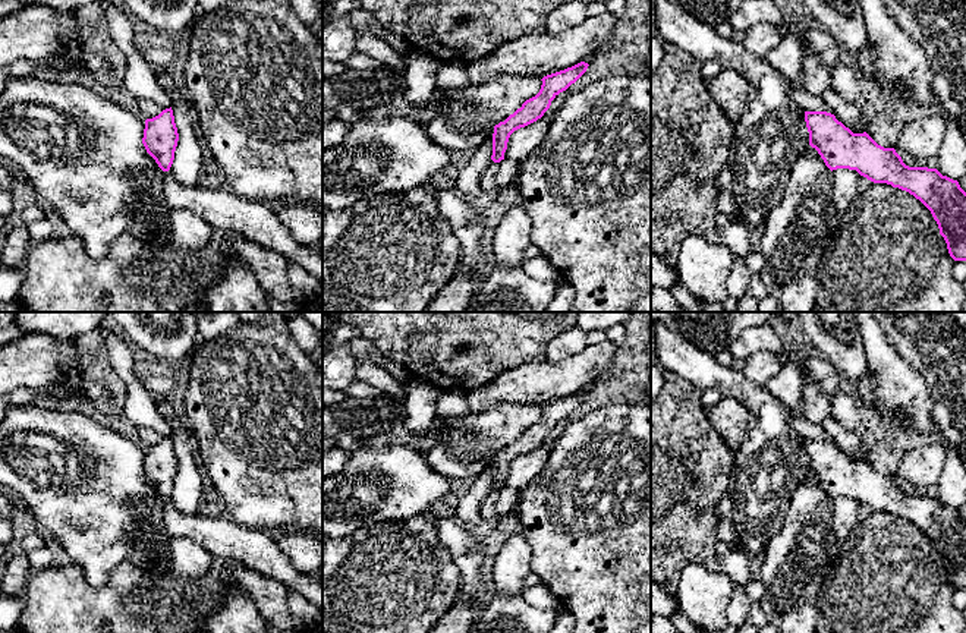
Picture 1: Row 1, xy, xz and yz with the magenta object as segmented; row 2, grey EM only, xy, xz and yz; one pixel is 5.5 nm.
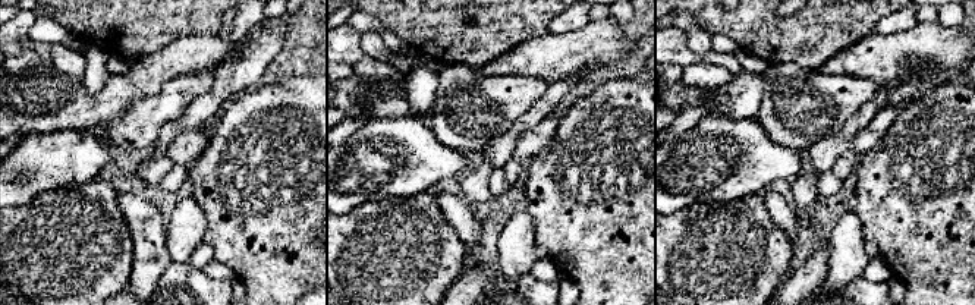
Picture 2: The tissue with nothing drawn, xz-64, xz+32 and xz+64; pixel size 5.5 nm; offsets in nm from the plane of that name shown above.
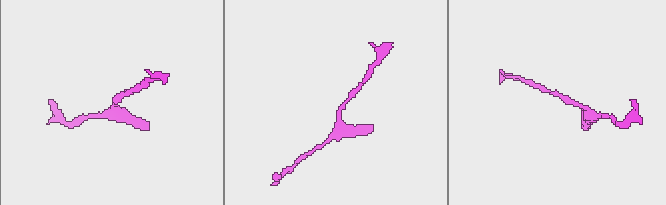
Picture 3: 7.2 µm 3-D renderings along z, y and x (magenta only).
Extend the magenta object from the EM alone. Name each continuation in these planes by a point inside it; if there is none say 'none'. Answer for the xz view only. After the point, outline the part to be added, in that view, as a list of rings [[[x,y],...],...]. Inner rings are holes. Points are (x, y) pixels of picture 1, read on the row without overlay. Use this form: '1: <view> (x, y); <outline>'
none

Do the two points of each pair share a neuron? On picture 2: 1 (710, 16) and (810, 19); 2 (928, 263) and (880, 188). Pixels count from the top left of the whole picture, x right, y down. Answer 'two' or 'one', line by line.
1: one
2: one

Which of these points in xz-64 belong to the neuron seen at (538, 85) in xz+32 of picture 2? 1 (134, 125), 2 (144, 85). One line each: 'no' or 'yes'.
1: yes
2: no

